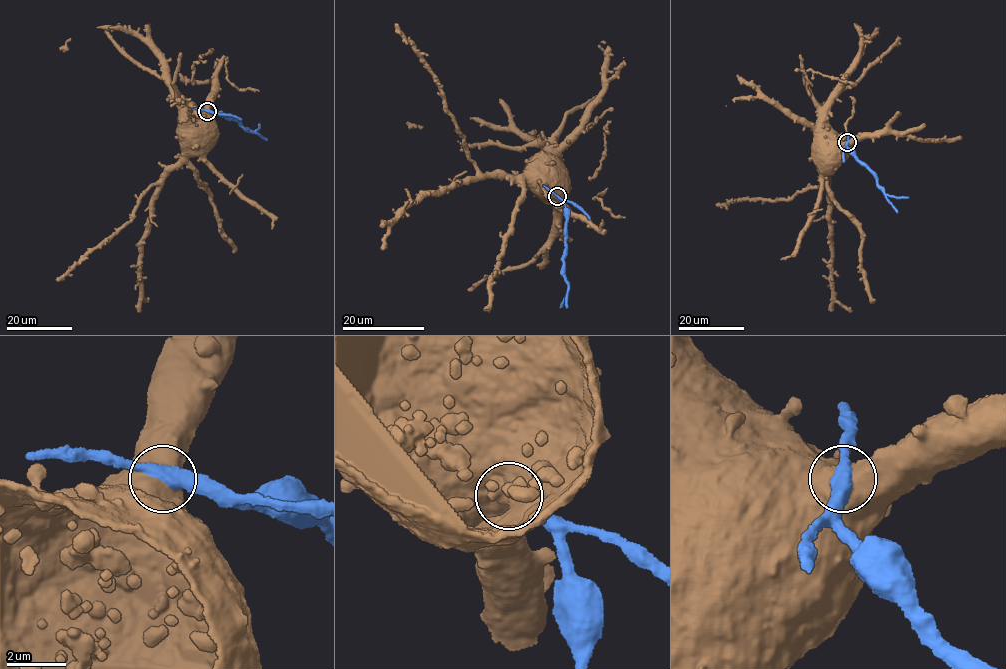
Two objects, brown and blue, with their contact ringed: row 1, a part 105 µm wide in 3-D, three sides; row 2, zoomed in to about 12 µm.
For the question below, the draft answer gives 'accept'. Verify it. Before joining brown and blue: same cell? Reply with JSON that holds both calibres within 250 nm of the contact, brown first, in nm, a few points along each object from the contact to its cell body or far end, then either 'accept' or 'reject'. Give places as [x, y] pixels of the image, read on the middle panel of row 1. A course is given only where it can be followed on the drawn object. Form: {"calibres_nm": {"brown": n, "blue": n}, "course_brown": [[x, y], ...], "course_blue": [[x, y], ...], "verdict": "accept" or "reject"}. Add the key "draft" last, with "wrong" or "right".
{"calibres_nm": {"brown": 850, "blue": 440}, "course_brown": [[557, 196], [559, 153], [551, 147], [550, 150]], "course_blue": [[557, 196], [562, 198], [567, 220], [562, 259], [568, 294], [560, 307]], "verdict": "reject", "draft": "wrong"}

